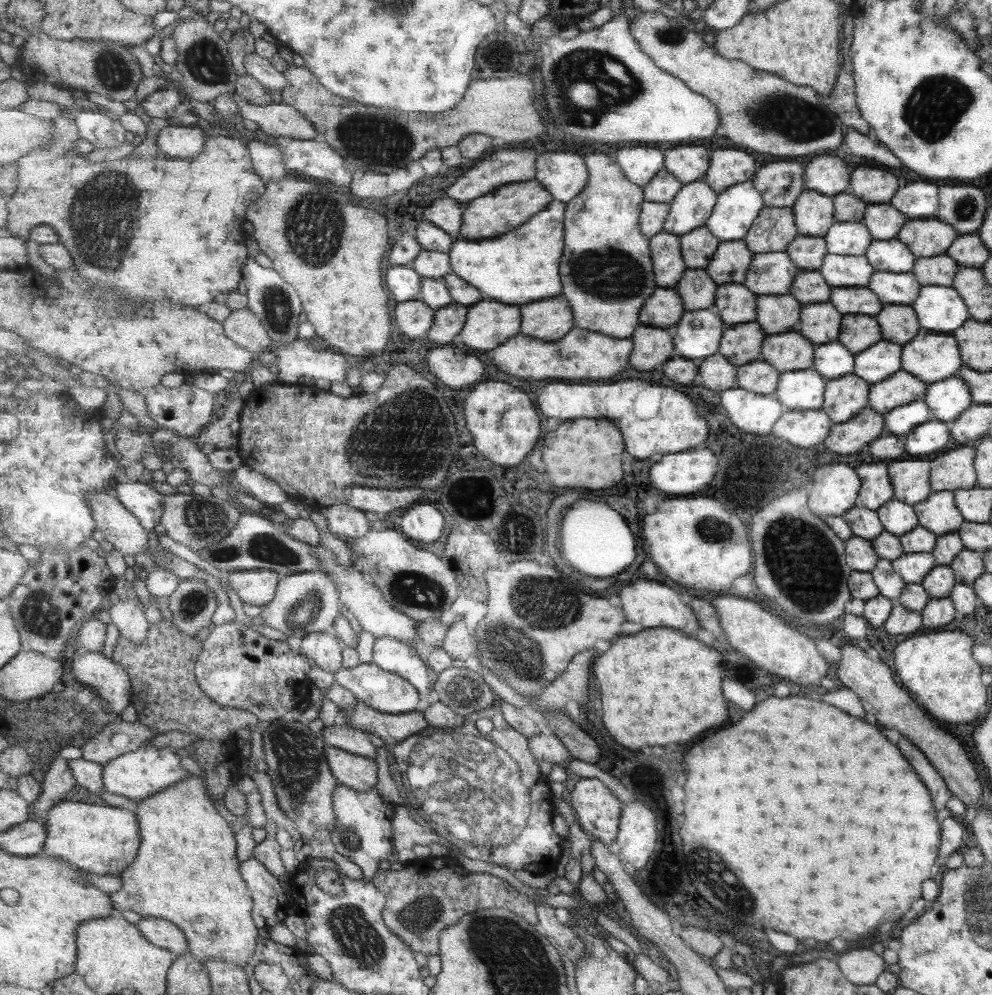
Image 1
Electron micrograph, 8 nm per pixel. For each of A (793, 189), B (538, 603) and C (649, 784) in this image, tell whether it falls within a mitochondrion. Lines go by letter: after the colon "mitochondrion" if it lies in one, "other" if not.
A: other
B: mitochondrion
C: other

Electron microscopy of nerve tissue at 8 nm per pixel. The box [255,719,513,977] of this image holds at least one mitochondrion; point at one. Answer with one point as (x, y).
(357, 939)

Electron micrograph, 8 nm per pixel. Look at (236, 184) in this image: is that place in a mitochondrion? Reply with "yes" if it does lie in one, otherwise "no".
no

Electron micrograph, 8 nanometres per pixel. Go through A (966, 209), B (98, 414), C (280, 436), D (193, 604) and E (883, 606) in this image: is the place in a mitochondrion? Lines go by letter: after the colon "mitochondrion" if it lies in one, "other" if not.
A: mitochondrion
B: other
C: other
D: mitochondrion
E: other

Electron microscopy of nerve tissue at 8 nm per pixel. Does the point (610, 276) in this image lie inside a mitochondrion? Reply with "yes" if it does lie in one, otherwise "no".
yes

